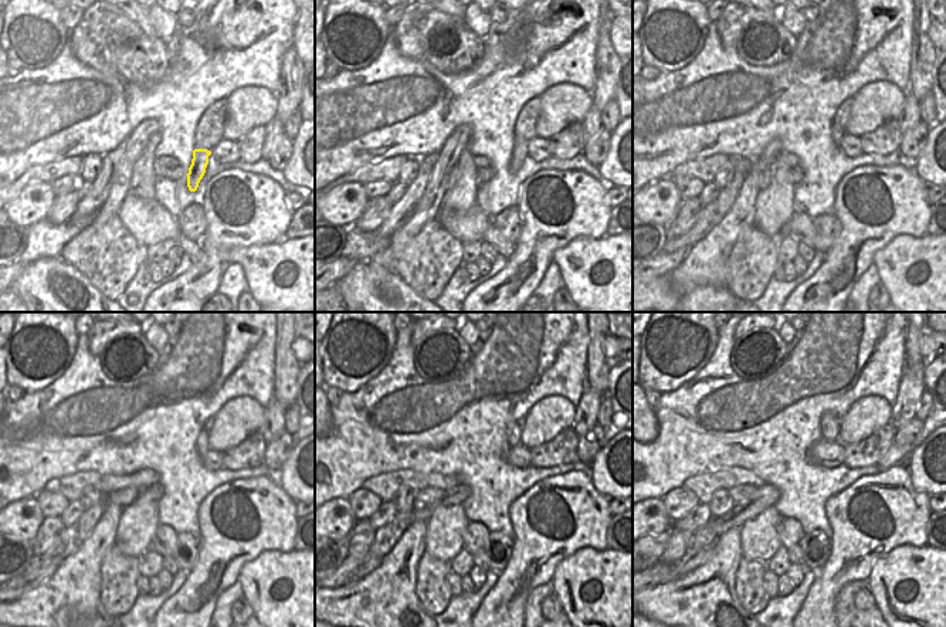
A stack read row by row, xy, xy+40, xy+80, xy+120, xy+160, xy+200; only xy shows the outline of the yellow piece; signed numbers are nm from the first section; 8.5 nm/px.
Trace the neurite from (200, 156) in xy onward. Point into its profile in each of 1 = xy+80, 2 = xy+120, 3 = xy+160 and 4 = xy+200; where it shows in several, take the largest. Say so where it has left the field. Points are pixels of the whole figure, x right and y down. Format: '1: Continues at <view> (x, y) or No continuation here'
1: Continues at xy+80 (837, 131)
2: Continues at xy+120 (203, 447)
3: Continues at xy+160 (514, 430)
4: Continues at xy+200 (830, 426).

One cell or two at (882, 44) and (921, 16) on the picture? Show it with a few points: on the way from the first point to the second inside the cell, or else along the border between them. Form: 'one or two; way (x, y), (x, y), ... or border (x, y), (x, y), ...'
two; border (914, 14), (912, 56)

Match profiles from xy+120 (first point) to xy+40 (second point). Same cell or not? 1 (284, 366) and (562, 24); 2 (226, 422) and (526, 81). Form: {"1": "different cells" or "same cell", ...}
{"1": "different cells", "2": "different cells"}

